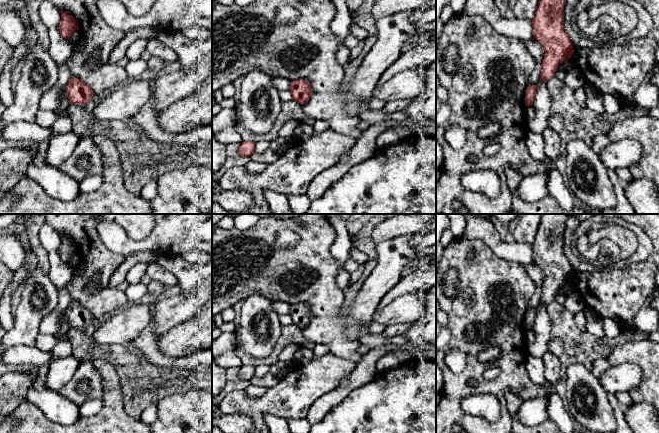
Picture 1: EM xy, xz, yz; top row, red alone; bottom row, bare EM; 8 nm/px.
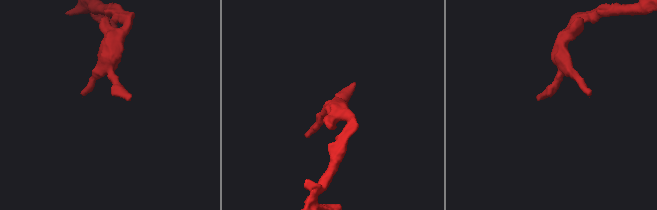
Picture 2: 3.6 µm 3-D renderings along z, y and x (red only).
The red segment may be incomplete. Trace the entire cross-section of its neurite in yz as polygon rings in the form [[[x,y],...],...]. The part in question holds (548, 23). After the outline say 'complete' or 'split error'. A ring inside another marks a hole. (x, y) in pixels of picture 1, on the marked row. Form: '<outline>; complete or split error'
[[[539,0],[532,19],[533,36],[545,51],[540,80],[545,83],[555,76],[558,65],[574,53],[572,42],[564,28],[566,0]]]; complete

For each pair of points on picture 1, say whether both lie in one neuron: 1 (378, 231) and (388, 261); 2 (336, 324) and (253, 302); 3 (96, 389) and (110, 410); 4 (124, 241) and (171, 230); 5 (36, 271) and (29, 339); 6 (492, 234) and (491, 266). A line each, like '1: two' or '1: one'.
1: two
2: two
3: two
4: one
5: one
6: two

